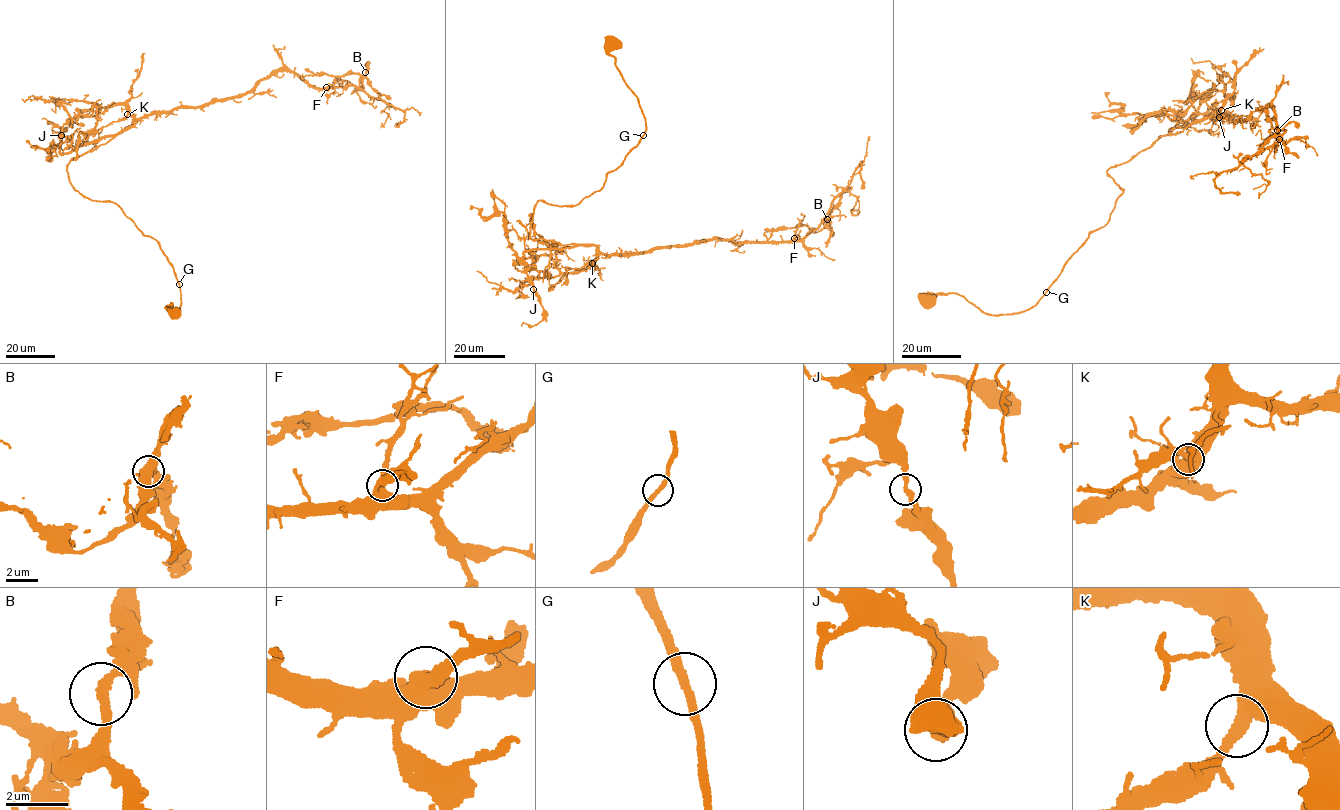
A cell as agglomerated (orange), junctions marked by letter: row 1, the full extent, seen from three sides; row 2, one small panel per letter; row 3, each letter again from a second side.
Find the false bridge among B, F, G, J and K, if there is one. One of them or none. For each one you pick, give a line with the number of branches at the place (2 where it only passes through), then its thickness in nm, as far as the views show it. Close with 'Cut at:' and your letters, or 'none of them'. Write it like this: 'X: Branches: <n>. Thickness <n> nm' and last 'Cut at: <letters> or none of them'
Cut at: none of them

